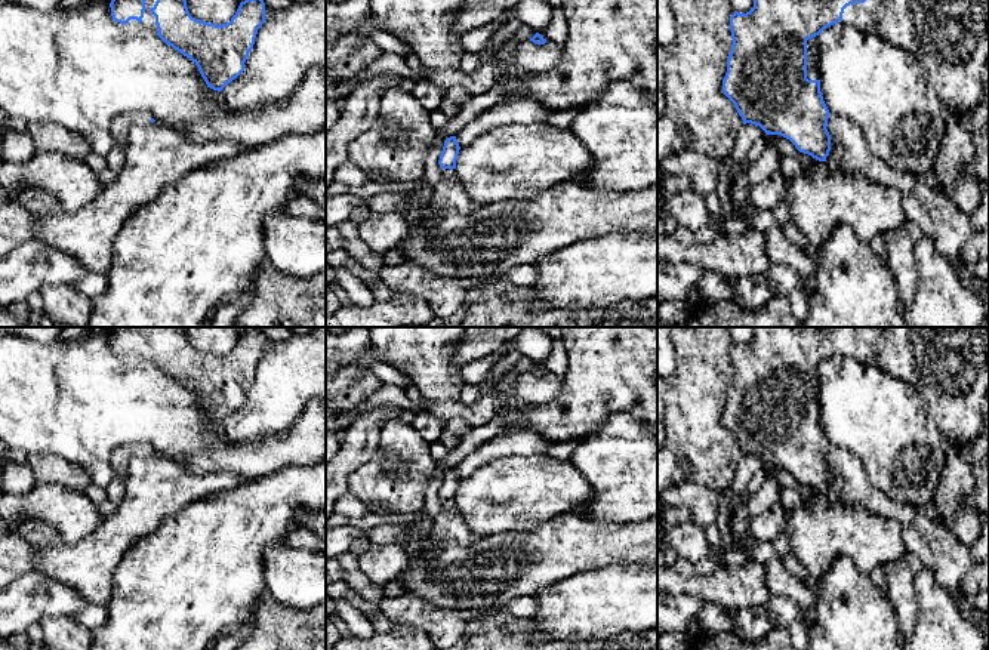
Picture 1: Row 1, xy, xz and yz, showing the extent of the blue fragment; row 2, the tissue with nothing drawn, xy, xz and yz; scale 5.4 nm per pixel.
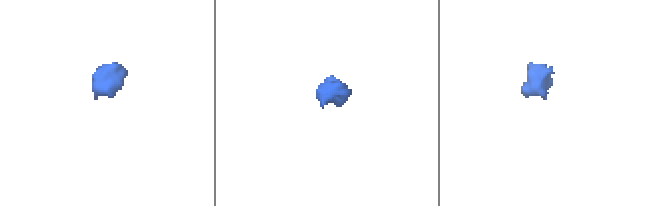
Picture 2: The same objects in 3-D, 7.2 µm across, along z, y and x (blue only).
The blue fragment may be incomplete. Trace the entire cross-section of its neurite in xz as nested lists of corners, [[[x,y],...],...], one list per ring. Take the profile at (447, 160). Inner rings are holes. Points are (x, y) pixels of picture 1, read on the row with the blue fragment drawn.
[[[456,136],[444,141],[444,147],[438,160],[441,167],[441,181],[435,184],[431,210],[426,218],[434,218],[444,210],[457,210],[462,215],[469,215],[477,209],[475,201],[471,200],[456,172],[456,160],[459,154],[459,144]]]

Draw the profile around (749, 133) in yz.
[[[751,123],[743,124],[743,127],[740,129],[736,138],[730,157],[734,161],[742,163],[746,158],[746,154],[752,147],[752,144],[764,136],[765,132],[760,126]]]

